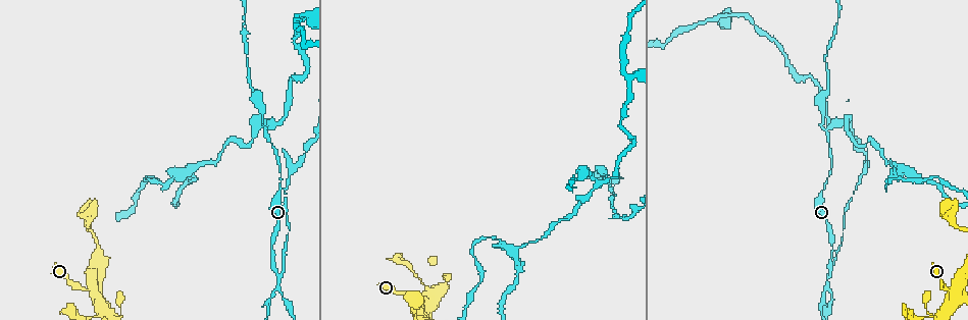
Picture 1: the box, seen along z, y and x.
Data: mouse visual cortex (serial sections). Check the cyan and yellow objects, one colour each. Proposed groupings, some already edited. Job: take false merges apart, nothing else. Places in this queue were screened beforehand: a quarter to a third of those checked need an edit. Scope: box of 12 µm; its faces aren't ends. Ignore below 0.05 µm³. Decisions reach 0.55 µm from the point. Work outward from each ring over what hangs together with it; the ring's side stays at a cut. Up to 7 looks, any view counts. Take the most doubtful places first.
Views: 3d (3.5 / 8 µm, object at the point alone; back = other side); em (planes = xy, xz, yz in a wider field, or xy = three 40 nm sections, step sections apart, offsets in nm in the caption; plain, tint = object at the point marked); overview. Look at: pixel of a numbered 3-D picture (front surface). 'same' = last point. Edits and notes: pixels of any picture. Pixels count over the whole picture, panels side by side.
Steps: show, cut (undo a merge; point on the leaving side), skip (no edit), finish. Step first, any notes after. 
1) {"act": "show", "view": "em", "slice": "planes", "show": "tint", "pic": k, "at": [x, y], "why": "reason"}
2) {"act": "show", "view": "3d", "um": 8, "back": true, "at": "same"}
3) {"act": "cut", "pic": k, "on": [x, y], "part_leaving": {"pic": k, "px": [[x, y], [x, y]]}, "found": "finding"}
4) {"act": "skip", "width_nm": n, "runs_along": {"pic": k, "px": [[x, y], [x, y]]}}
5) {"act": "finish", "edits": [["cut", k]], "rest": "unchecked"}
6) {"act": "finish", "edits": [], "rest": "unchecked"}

{"act": "show", "view": "3d", "um": 8, "pic": 1, "at": [597, 180]}

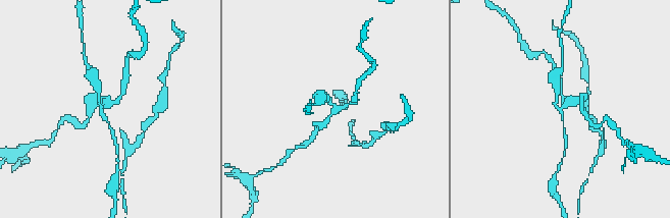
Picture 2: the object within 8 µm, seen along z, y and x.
{"act": "show", "view": "em", "slice": "planes", "show": "tint", "pic": 2, "at": [565, 107], "arms": 4, "arm_widths_nm": [100, 150, 200, 200], "why": "now the EM"}

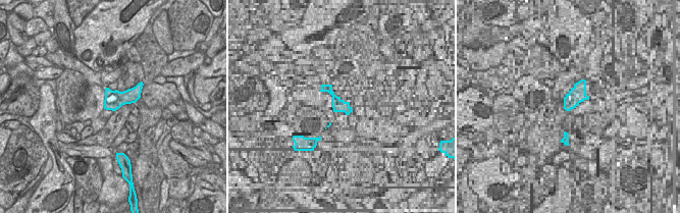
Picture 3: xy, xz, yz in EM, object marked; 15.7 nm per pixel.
{"act": "cut", "pic": 2, "on": [577, 100], "part_leaving": {"pic": 2, "px": [[332, 105], [334, 111], [316, 130]]}, "found": "two cells meet here"}

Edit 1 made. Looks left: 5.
{"act": "show", "view": "3d", "um": 3.5, "pic": 1, "at": [277, 269], "why": "arms run side by side"}

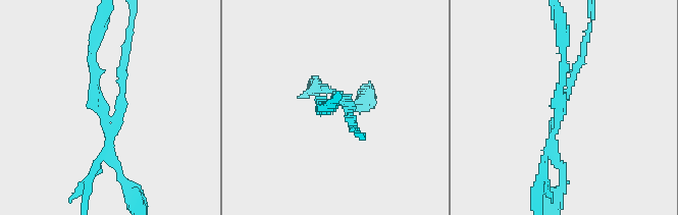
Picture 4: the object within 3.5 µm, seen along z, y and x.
{"act": "show", "view": "em", "slice": "planes", "show": "tint", "pic": 4, "at": [559, 110], "arms": 3, "arm_widths_nm": [100, 150, 150], "why": "need the tissue"}

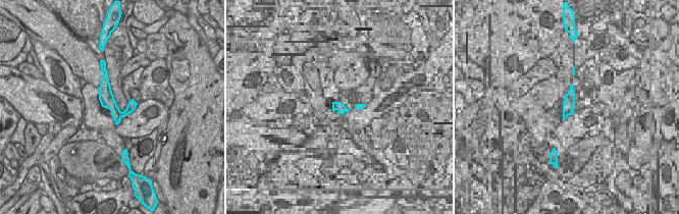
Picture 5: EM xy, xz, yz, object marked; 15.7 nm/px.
{"act": "show", "view": "em", "slice": "xy", "step": 3, "show": "tint", "at": "same"}

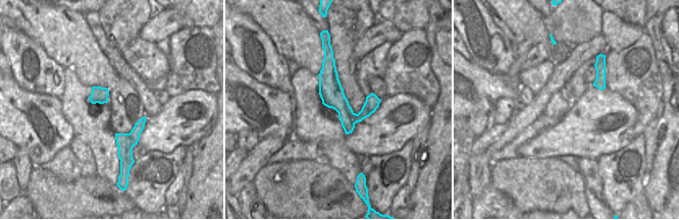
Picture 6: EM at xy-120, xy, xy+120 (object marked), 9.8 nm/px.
{"act": "cut", "pic": 4, "on": [89, 180], "border": {"pic": 6, "px": [[126, 156], [120, 163]]}, "found": "a second cell is stuck on"}

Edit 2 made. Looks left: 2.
{"act": "finish", "edits": [["cut", 2], ["cut", 4]], "rest": "unchecked"}

